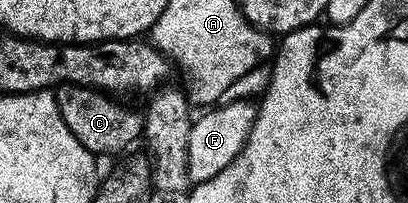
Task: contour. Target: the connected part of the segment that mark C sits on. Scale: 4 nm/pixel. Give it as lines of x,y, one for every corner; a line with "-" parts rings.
74,83
62,84
54,92
64,123
76,139
96,157
118,153
143,136
145,116
141,112
132,111
105,92
76,86

